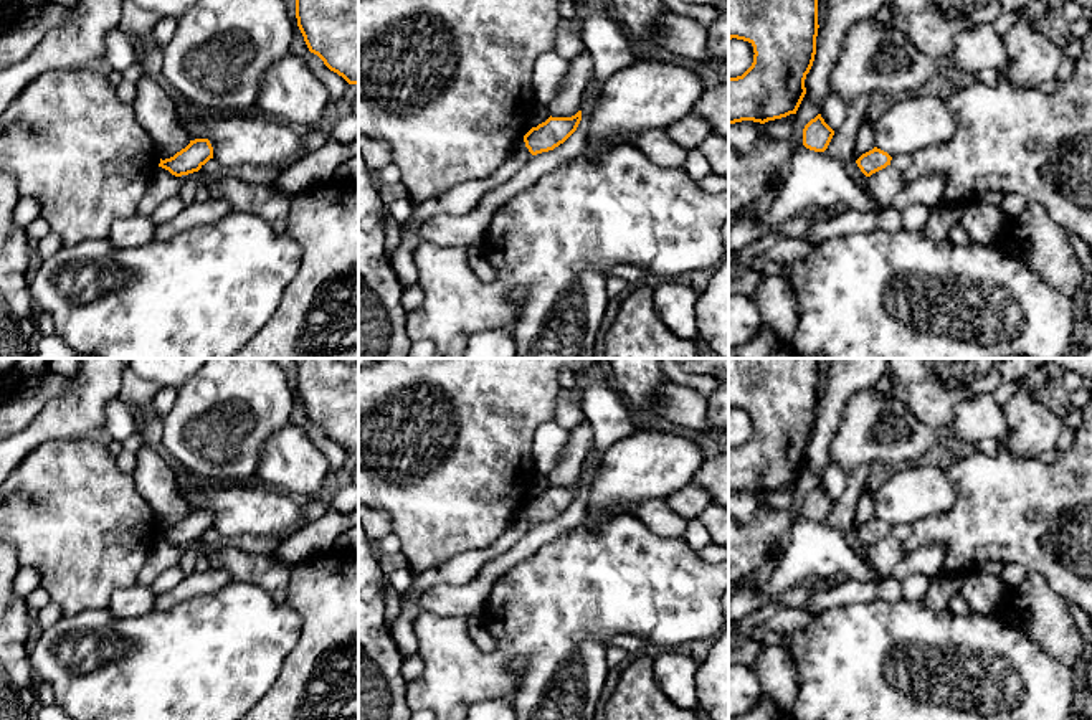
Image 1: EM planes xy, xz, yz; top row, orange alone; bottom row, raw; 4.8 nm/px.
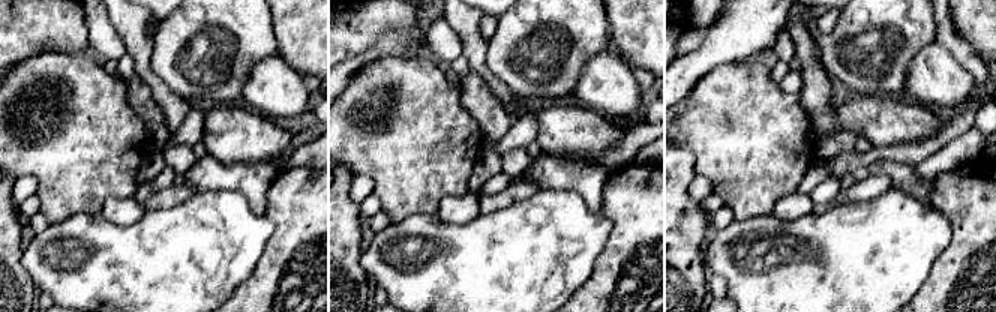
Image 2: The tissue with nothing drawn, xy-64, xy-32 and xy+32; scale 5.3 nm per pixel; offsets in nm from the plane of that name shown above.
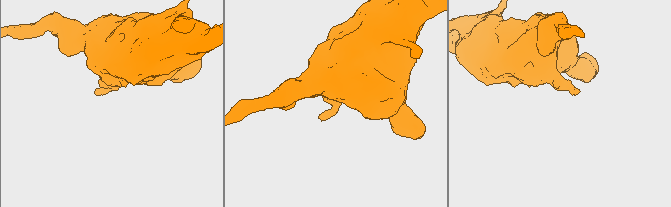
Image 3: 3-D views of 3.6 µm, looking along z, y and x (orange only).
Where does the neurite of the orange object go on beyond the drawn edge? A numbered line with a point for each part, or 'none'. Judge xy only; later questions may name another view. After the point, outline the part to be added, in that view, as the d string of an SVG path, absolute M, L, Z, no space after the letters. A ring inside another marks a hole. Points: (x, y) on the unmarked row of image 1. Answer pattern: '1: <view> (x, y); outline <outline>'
none

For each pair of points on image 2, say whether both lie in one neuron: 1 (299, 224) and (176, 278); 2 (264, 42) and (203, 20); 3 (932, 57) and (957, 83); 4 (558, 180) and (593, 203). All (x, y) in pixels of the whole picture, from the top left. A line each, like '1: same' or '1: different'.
1: different
2: same
3: same
4: same

